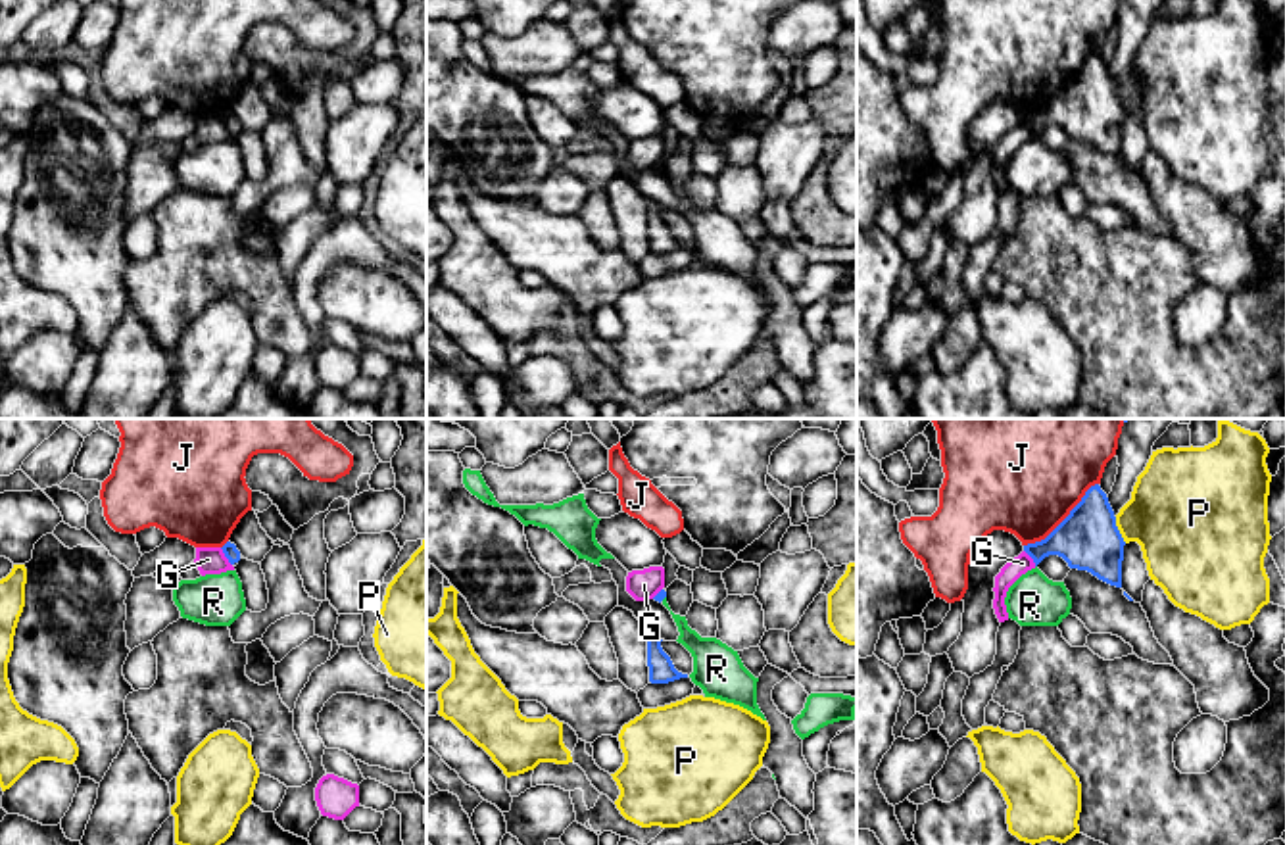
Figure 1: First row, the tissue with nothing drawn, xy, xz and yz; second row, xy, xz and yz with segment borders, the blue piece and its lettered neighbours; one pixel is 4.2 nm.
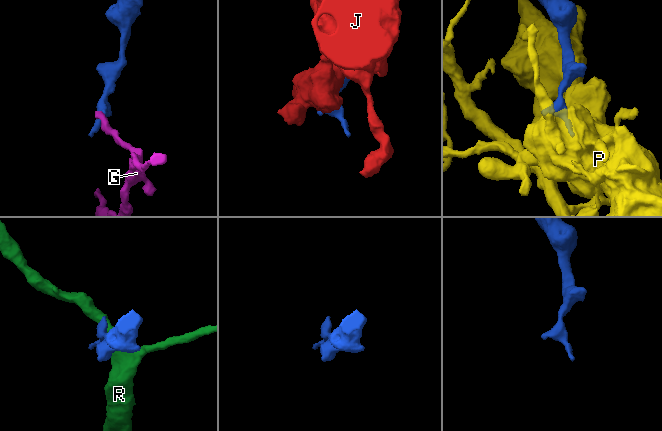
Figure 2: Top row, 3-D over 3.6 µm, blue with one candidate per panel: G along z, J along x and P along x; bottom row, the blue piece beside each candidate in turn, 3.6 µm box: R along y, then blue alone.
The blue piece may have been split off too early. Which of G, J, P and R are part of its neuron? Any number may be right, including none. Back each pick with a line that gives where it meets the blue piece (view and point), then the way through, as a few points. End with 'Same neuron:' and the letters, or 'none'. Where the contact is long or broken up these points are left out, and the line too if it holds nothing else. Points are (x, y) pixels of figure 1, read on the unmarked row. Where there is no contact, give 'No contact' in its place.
Same neuron: none

